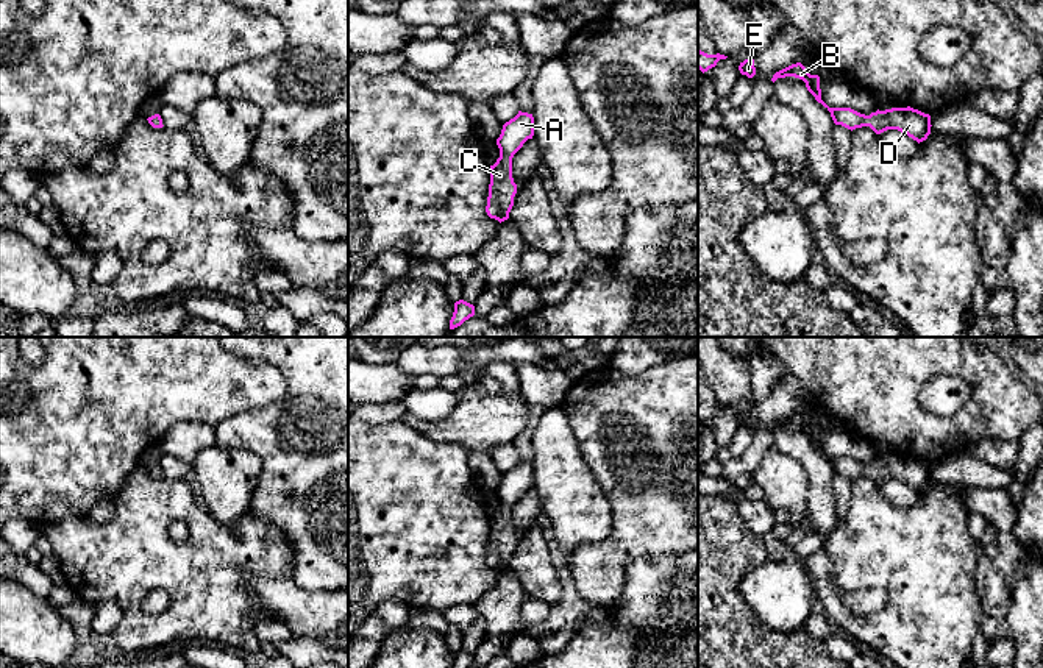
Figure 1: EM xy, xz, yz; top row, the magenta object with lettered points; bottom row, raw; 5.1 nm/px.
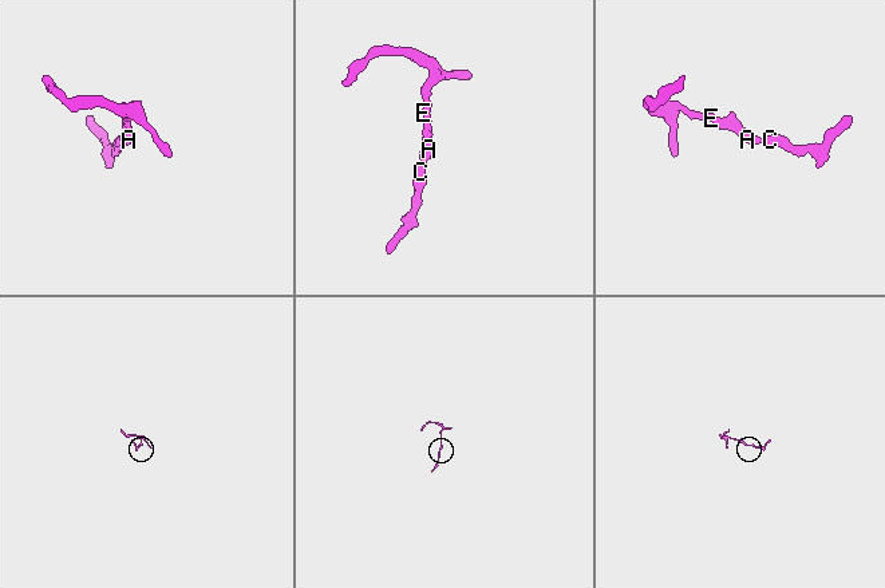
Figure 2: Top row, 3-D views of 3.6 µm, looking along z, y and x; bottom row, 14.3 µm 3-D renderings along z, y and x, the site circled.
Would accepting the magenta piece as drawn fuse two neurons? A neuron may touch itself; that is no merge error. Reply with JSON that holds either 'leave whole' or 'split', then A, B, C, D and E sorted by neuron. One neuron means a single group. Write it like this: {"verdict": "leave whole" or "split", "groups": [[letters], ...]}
{"verdict": "leave whole", "groups": [["A", "B", "C", "D", "E"]]}

